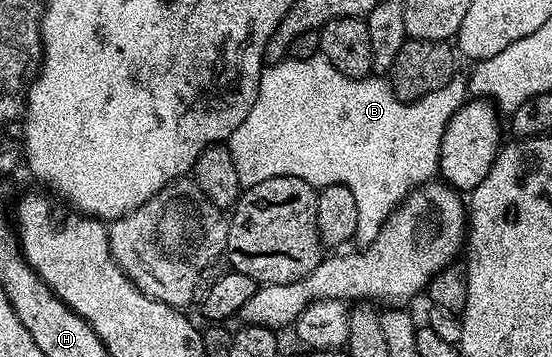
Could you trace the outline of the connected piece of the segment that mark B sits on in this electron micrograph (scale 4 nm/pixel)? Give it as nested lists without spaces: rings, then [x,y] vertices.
[[[321,55],[306,57],[303,61],[290,60],[275,61],[263,68],[258,80],[256,103],[252,103],[248,119],[244,119],[230,136],[228,148],[232,163],[236,163],[239,186],[249,187],[273,177],[299,177],[315,187],[348,187],[348,191],[356,195],[360,222],[357,244],[362,247],[371,245],[386,221],[387,213],[411,189],[437,174],[440,143],[452,115],[467,100],[467,80],[455,75],[436,91],[404,103],[385,76],[349,77],[336,71],[329,59]]]

